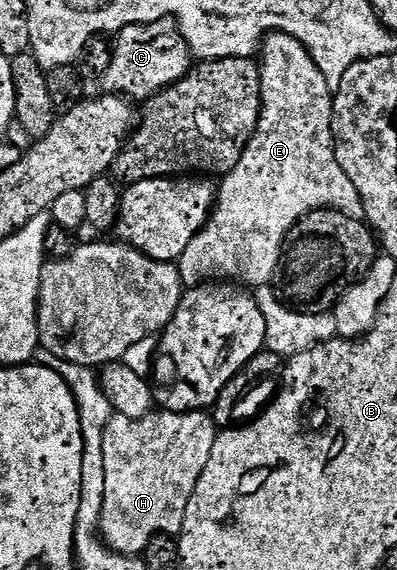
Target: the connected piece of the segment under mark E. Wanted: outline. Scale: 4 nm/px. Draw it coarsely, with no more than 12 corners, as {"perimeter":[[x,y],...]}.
{"perimeter":[[260,48],[262,116],[184,249],[262,287],[304,216],[363,206],[309,49]]}

